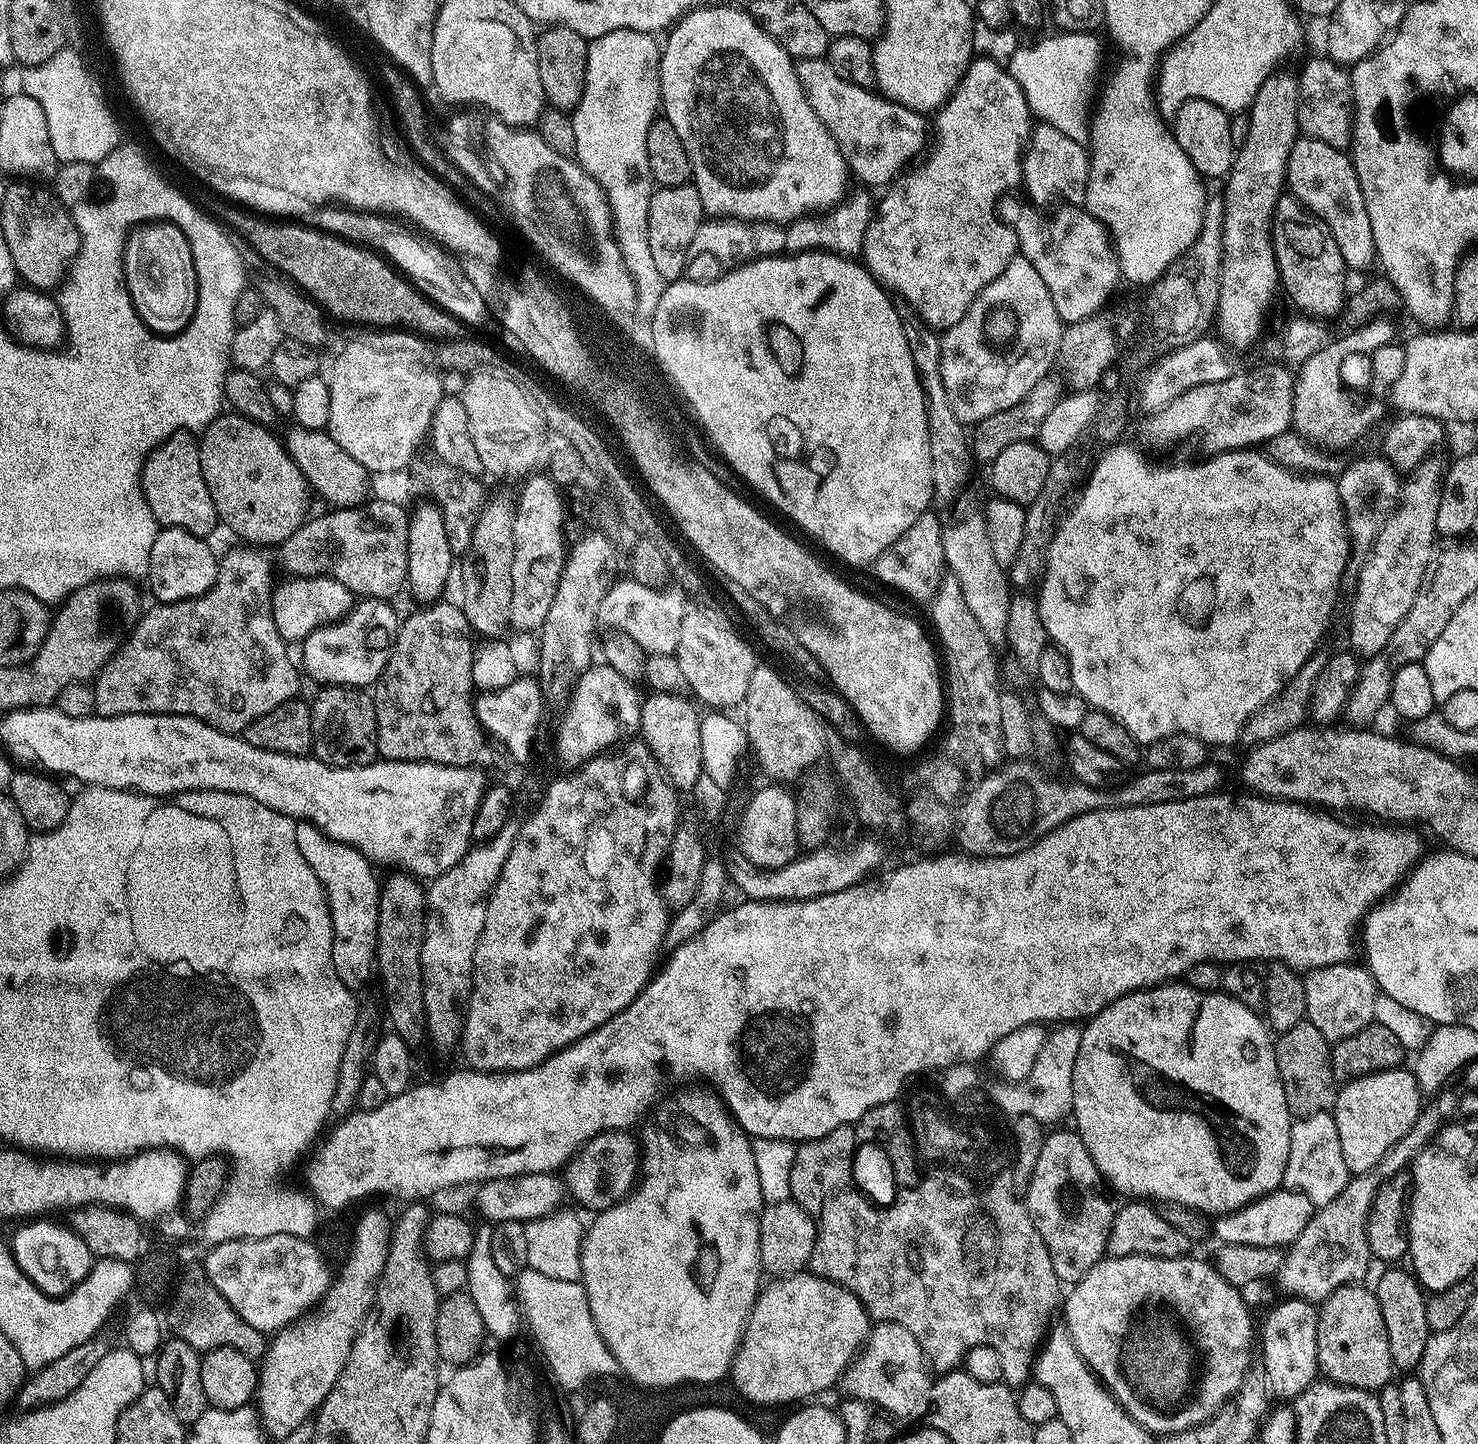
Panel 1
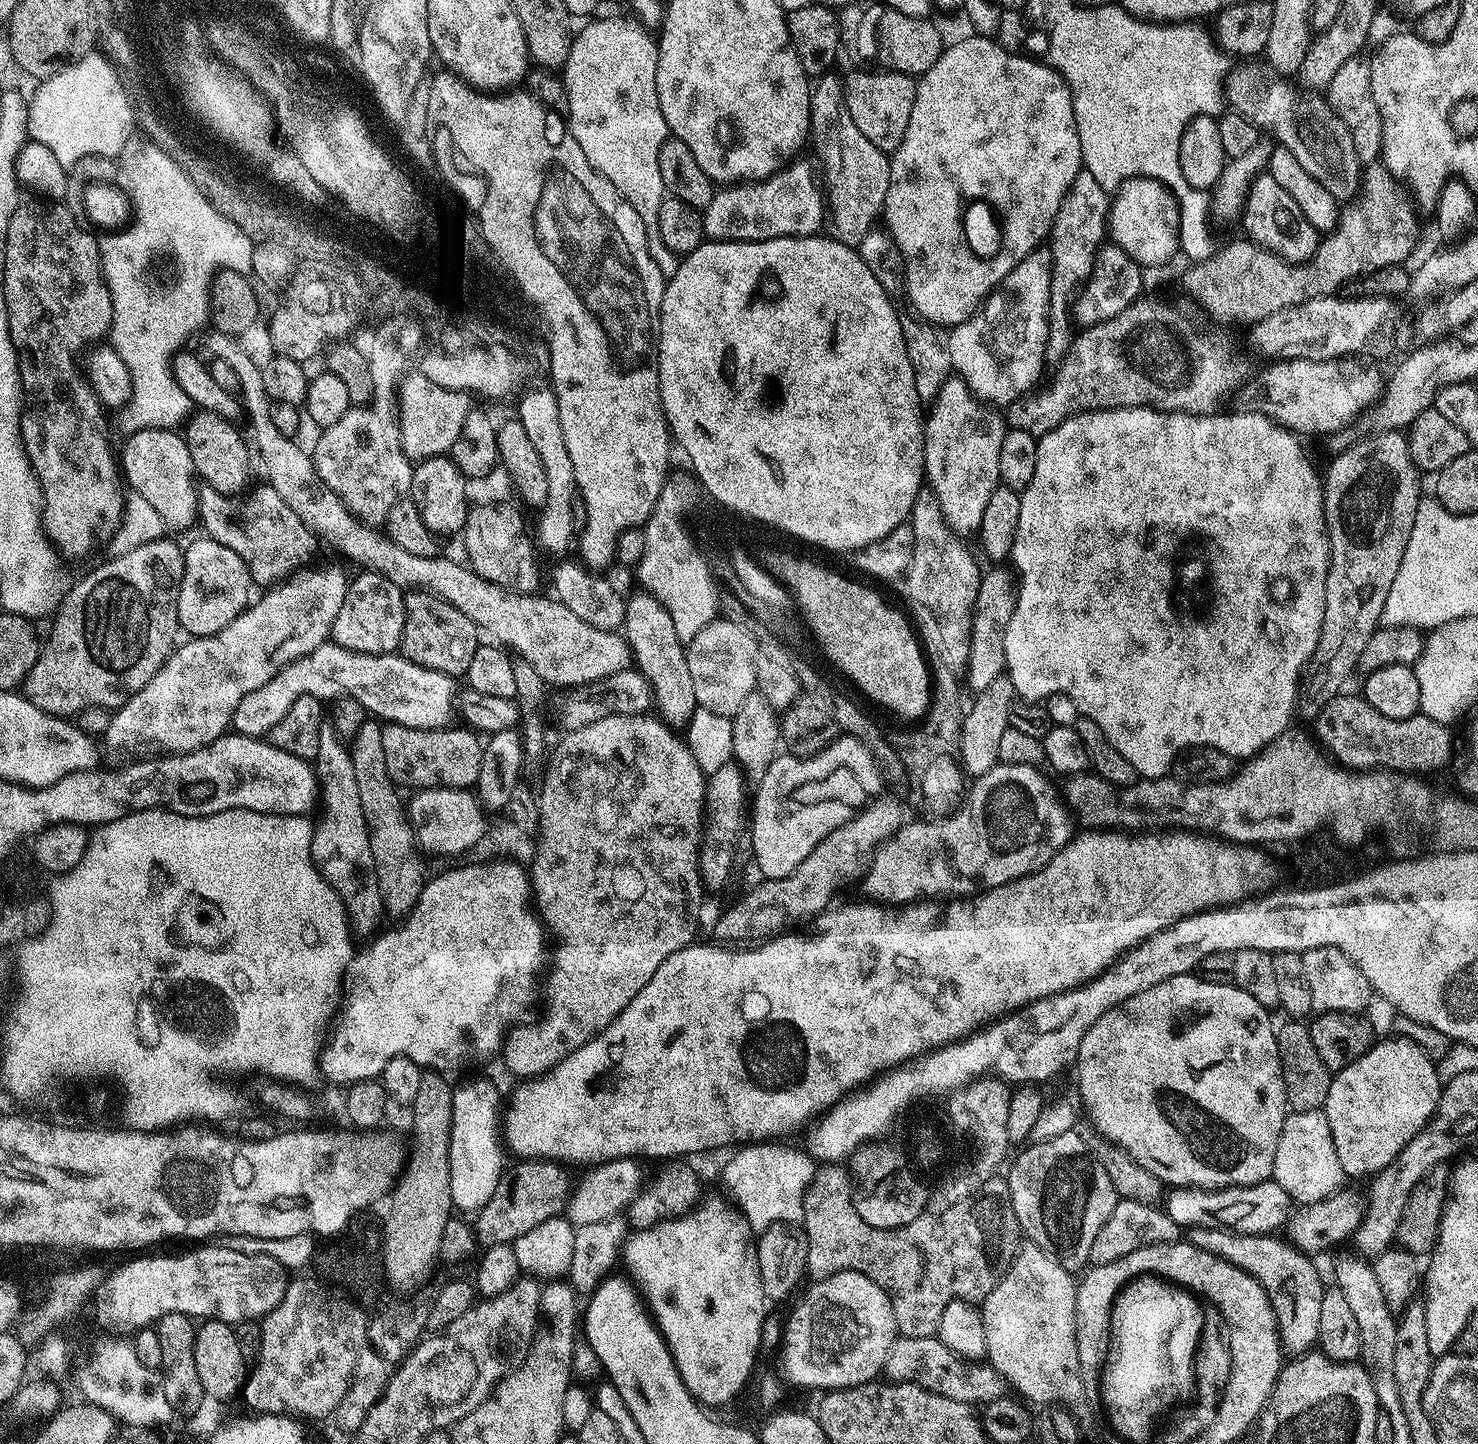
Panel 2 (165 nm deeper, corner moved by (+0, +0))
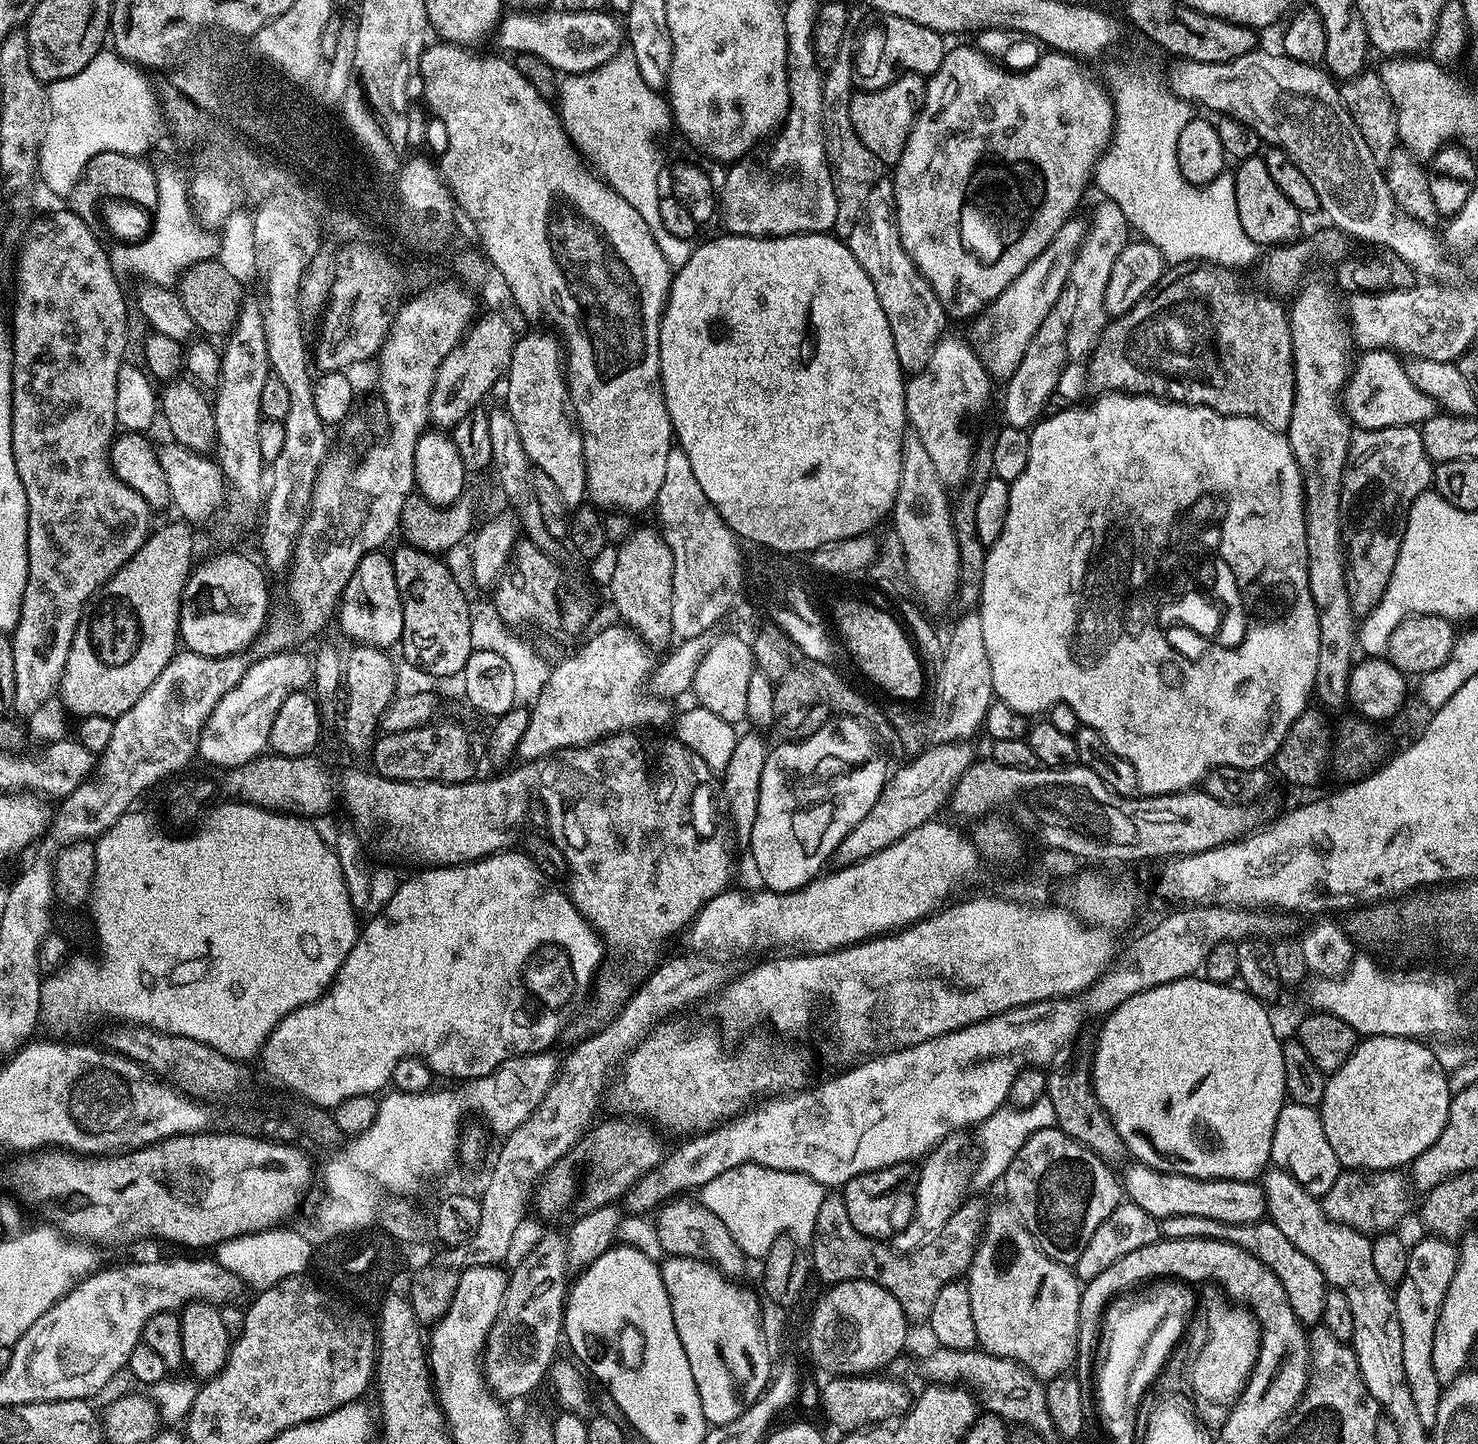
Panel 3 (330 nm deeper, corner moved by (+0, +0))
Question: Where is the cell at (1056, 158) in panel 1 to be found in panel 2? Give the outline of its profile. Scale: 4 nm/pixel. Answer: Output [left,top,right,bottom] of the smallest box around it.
[1046,170,1110,362]

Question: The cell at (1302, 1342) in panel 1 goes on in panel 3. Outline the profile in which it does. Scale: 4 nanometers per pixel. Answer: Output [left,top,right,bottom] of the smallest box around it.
[1160,1216,1329,1326]

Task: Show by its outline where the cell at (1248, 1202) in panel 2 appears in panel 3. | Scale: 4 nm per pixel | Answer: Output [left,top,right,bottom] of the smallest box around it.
[1122,1162,1265,1224]

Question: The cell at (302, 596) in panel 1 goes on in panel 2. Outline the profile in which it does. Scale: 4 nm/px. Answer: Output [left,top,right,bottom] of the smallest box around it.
[198,482,318,586]

